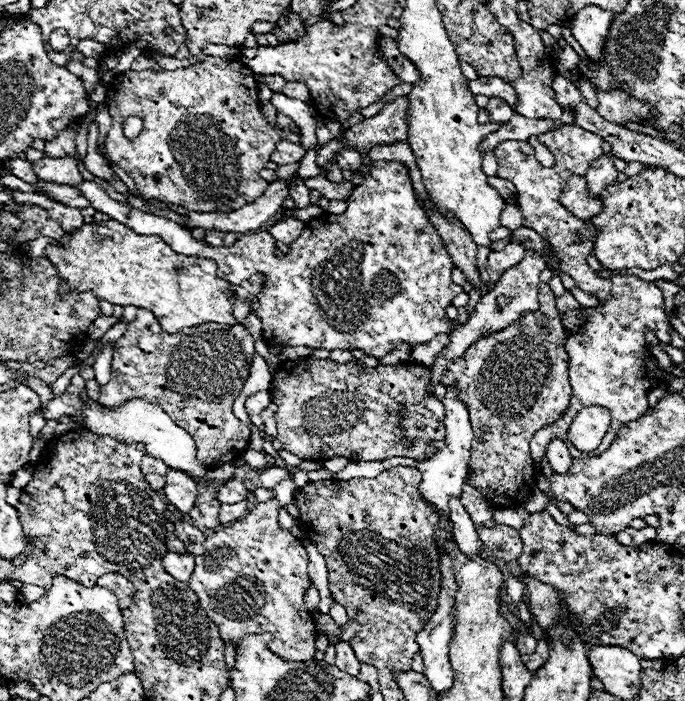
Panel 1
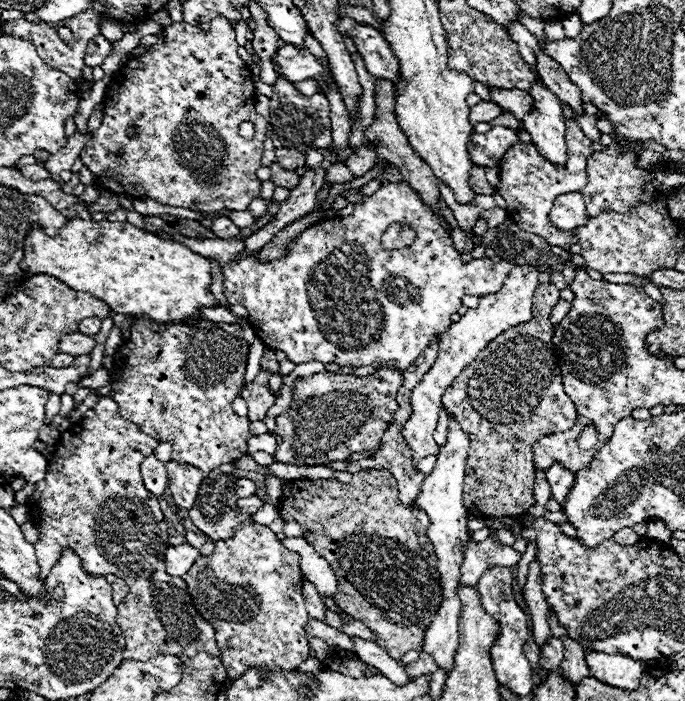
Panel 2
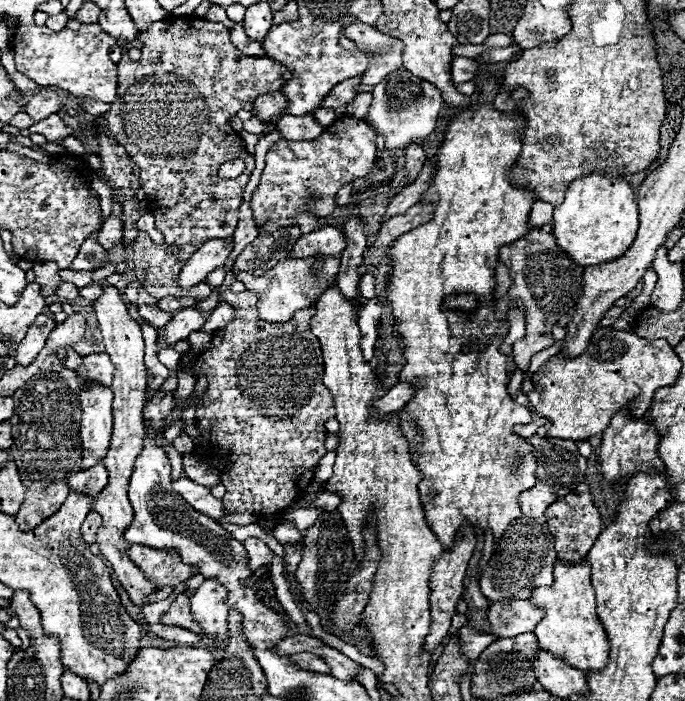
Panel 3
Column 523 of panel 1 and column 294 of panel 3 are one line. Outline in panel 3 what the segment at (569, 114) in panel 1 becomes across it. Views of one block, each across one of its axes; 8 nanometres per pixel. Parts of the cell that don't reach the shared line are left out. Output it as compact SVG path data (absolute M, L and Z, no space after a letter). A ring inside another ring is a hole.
M282 116L276 130L284 140L314 140L322 134L322 126L316 124L314 116Z

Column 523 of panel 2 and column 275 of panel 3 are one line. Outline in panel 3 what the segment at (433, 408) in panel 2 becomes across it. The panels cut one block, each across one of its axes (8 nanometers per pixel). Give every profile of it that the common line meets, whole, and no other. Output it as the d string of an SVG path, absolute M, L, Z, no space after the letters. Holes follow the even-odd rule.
M314 256L302 258L302 260L284 258L272 270L268 270L264 276L250 276L248 272L240 272L236 276L236 280L244 282L246 290L250 290L258 296L258 316L260 316L260 320L288 322L288 320L292 320L296 310L310 308L312 302L314 302L314 296L322 288L326 288L334 282L334 278L338 274L338 268L340 268L340 258L338 256L322 256L322 258L324 258L324 266L318 272L310 270L312 264L316 262Z

